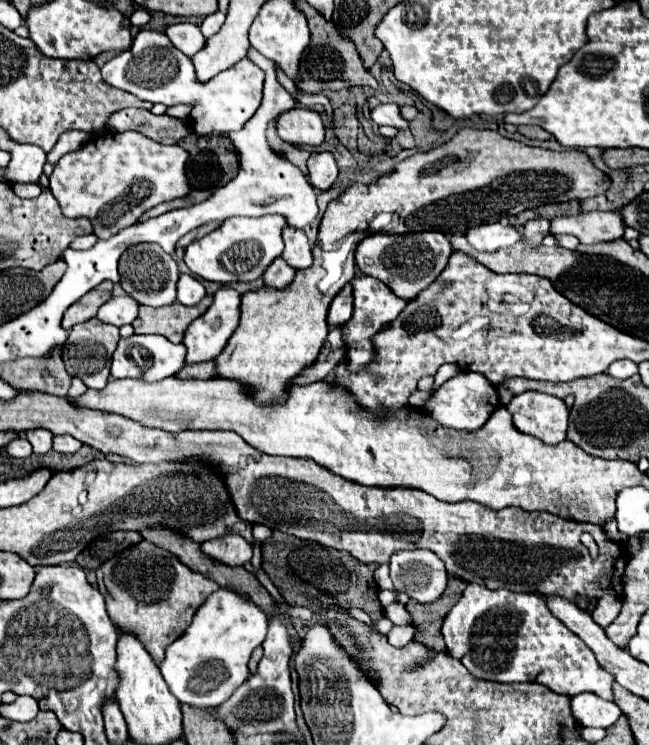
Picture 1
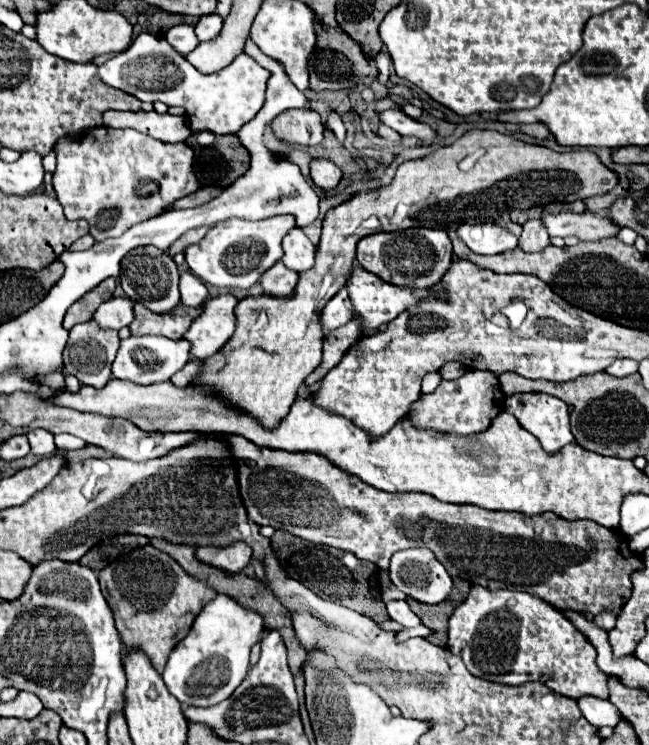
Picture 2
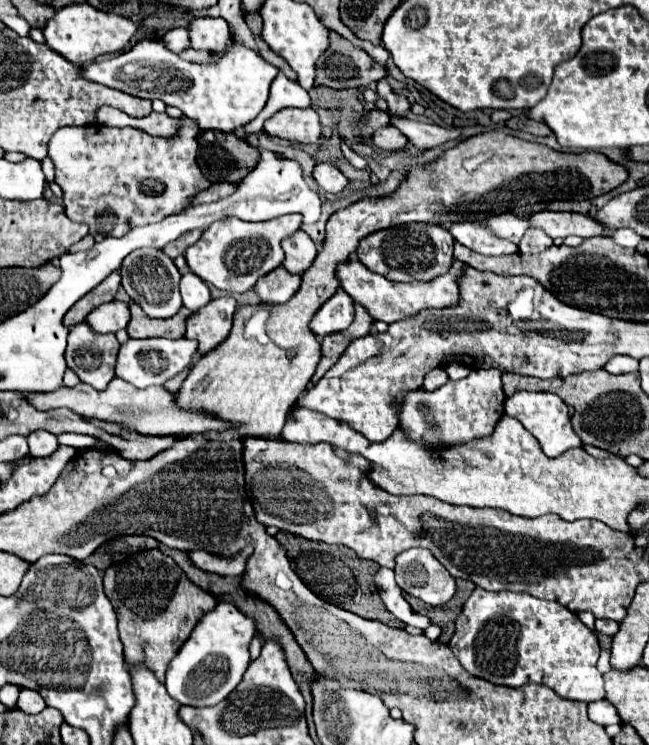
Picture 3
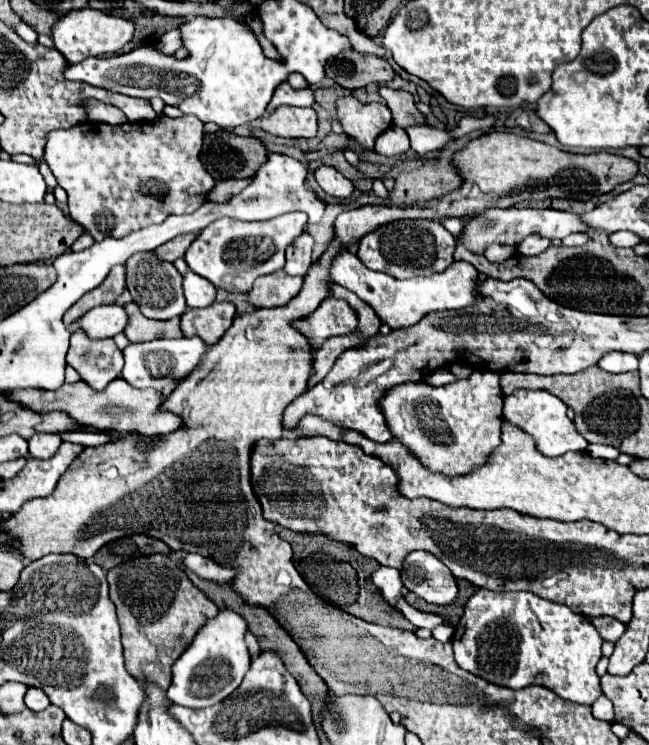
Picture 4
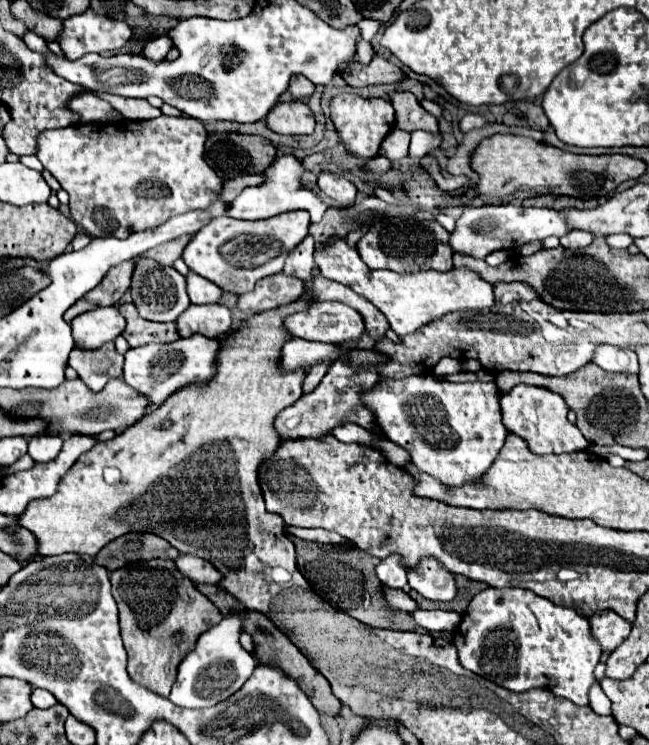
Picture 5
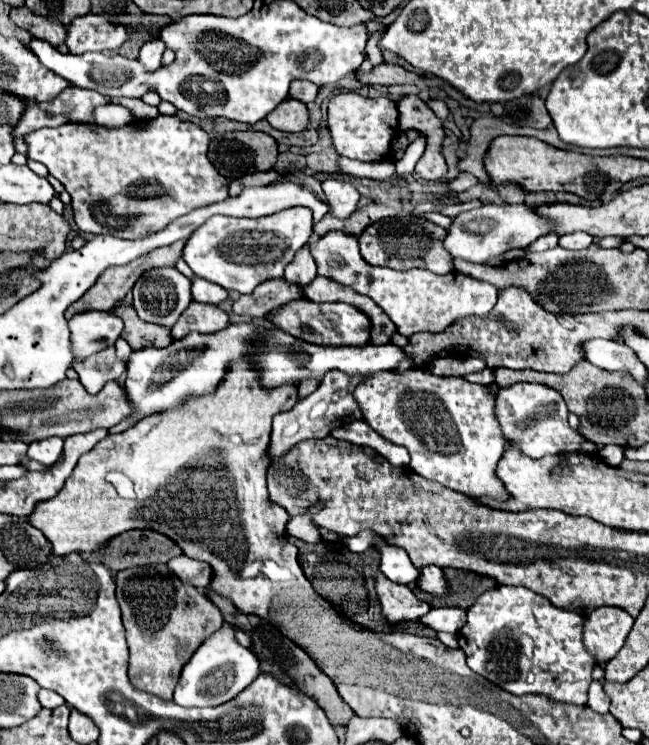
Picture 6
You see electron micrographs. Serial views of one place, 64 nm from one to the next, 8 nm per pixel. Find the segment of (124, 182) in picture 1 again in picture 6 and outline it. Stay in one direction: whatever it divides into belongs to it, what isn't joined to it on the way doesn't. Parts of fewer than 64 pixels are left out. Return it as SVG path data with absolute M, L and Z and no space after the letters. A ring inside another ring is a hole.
M160 114L152 120L134 120L122 128L68 122L60 128L40 128L28 134L26 142L28 156L42 162L72 196L74 222L88 234L110 234L118 238L148 236L190 210L228 198L228 180L206 158L210 136L198 124L180 120L178 116Z

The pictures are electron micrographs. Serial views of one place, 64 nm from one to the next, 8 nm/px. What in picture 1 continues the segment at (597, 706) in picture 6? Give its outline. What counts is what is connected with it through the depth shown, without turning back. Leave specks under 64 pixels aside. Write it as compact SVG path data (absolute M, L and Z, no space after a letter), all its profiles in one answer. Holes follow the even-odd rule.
M583 692L572 698L570 710L576 722L580 722L580 726L594 728L610 728L622 714L614 702L605 701L590 692Z

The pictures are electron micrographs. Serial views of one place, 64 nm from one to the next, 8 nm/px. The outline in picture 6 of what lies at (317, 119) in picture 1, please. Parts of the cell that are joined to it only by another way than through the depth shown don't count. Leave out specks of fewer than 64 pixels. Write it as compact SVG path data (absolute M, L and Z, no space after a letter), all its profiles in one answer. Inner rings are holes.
M286 98L284 102L280 102L280 106L276 106L276 110L272 110L266 116L266 120L270 122L272 128L284 132L302 132L310 124L306 104L294 98Z

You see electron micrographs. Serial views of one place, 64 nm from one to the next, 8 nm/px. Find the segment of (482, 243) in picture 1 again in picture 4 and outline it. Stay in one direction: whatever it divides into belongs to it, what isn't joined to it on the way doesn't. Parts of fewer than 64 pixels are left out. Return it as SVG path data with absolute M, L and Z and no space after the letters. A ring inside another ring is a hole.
M444 218L442 224L444 224L444 228L446 228L450 234L454 234L454 236L460 240L460 236L462 236L462 232L464 232L464 224L462 224L460 218ZM488 246L488 250L484 250L484 256L490 262L504 262L514 254L516 254L514 246Z

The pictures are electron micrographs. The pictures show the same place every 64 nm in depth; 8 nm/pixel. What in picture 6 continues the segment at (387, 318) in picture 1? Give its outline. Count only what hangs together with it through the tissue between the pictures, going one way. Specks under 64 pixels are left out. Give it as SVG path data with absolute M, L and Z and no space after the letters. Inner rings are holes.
M328 232L326 236L312 238L310 250L318 266L318 274L338 284L346 284L358 294L372 298L396 324L396 332L402 336L412 336L420 330L444 330L454 320L462 316L486 316L496 304L496 286L488 282L480 282L476 278L468 278L466 274L432 274L430 270L390 270L370 266L358 252L358 240L354 236L342 232Z

